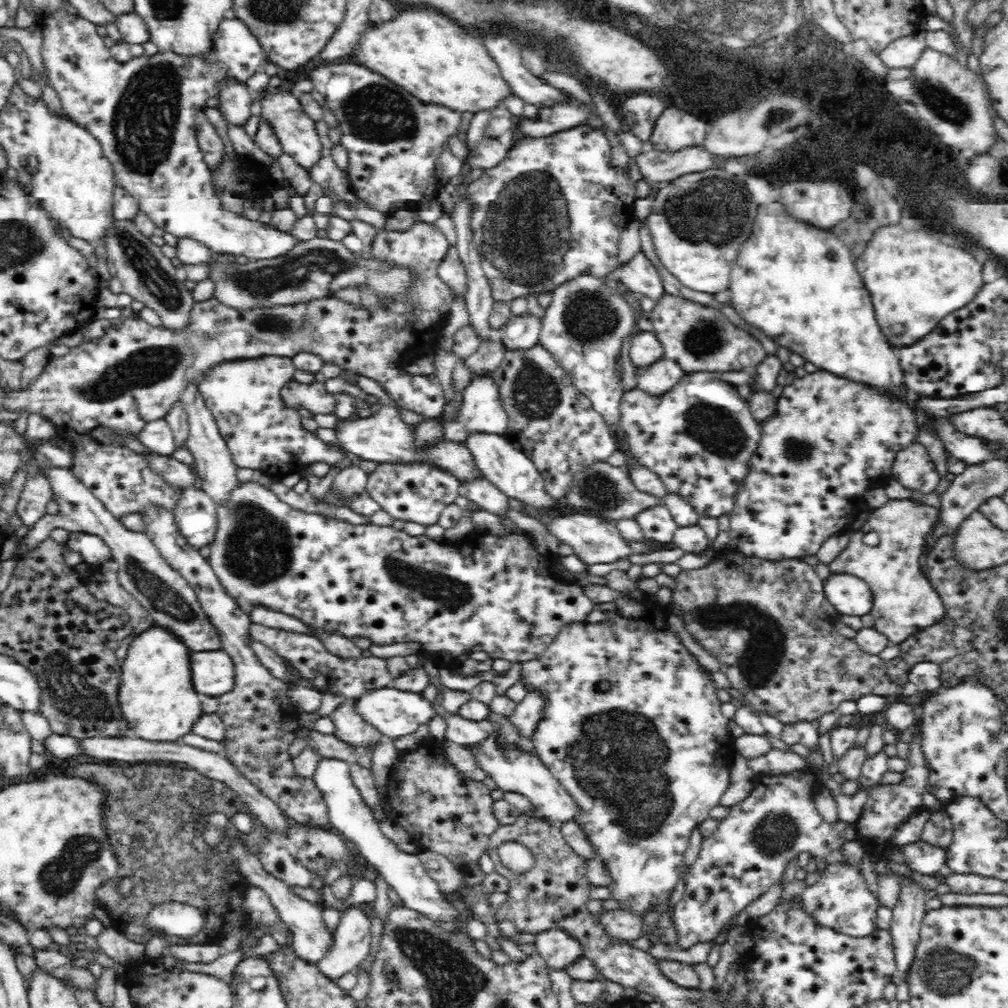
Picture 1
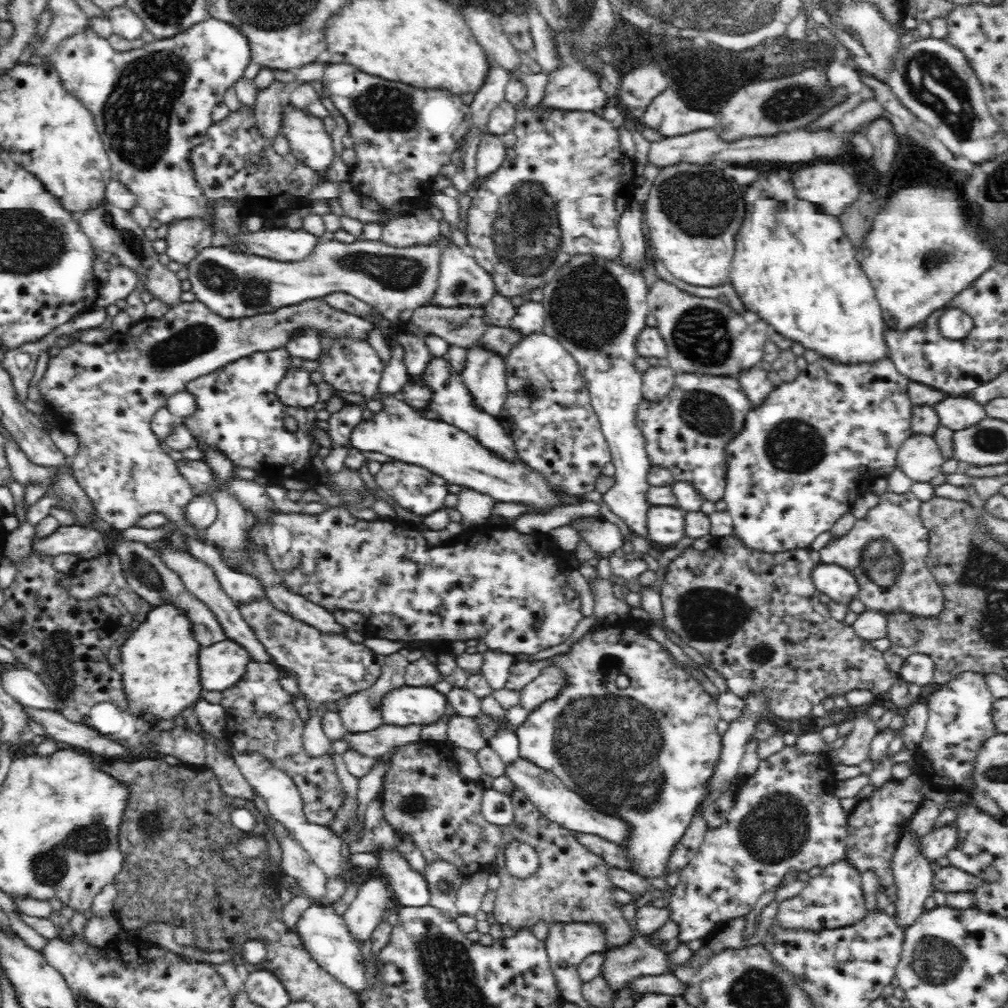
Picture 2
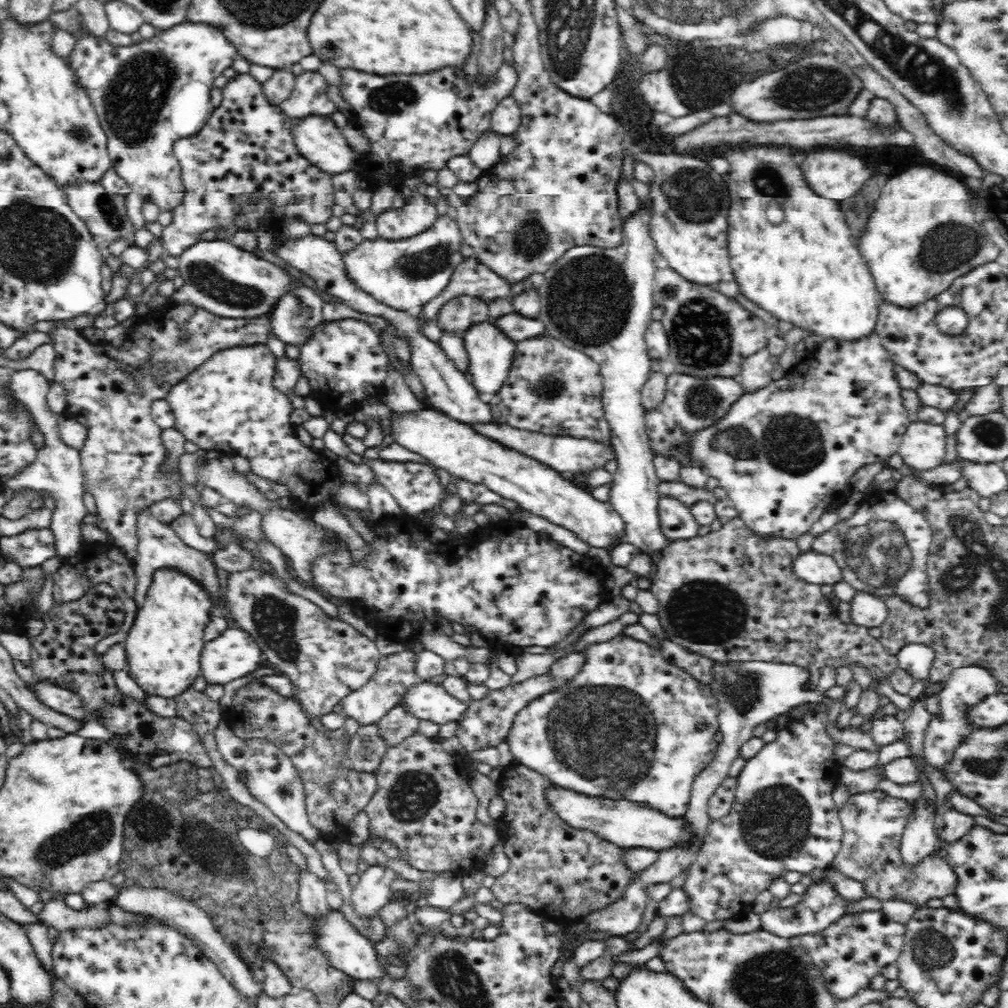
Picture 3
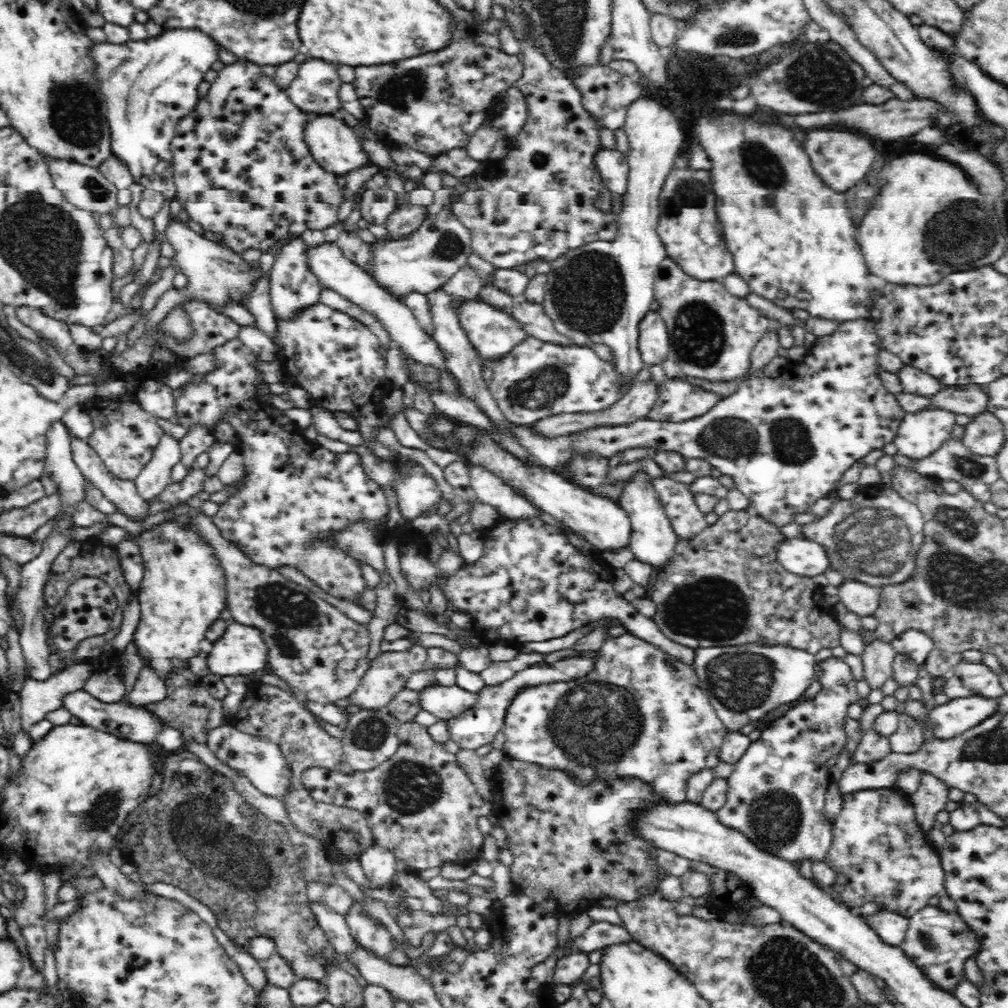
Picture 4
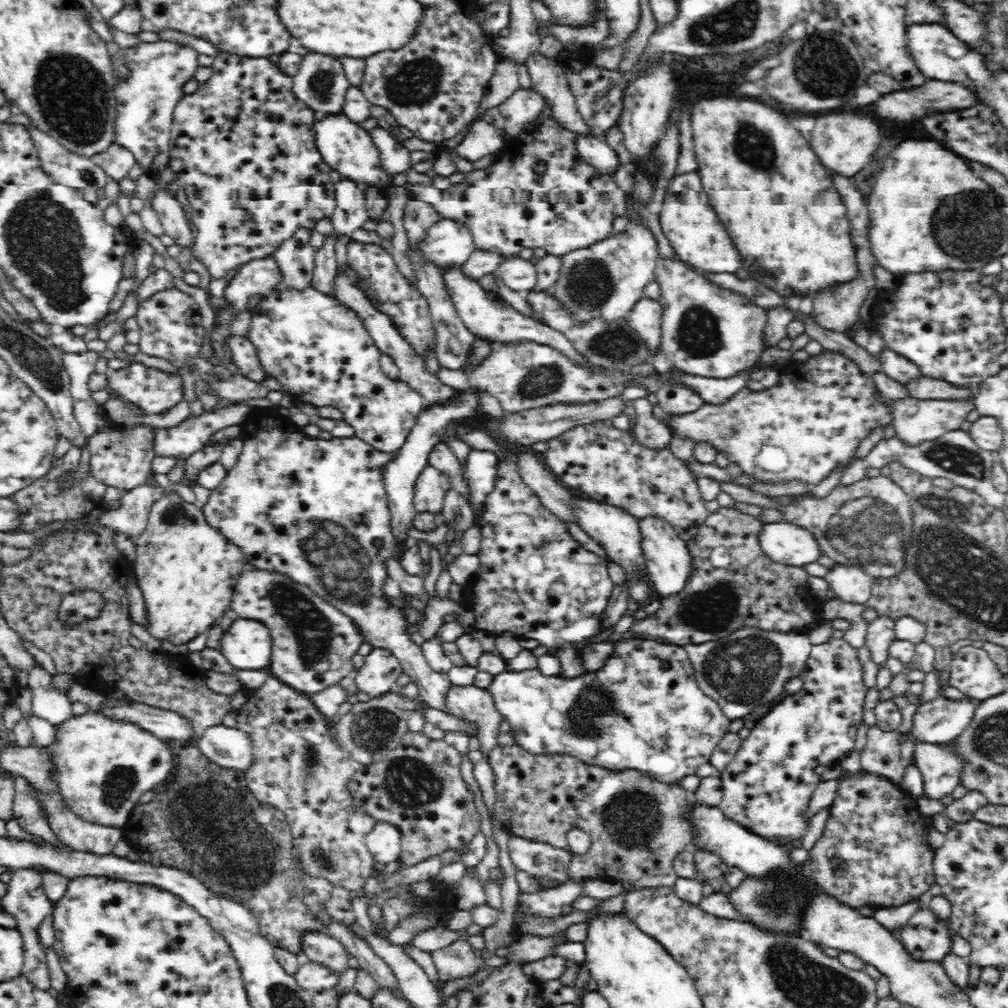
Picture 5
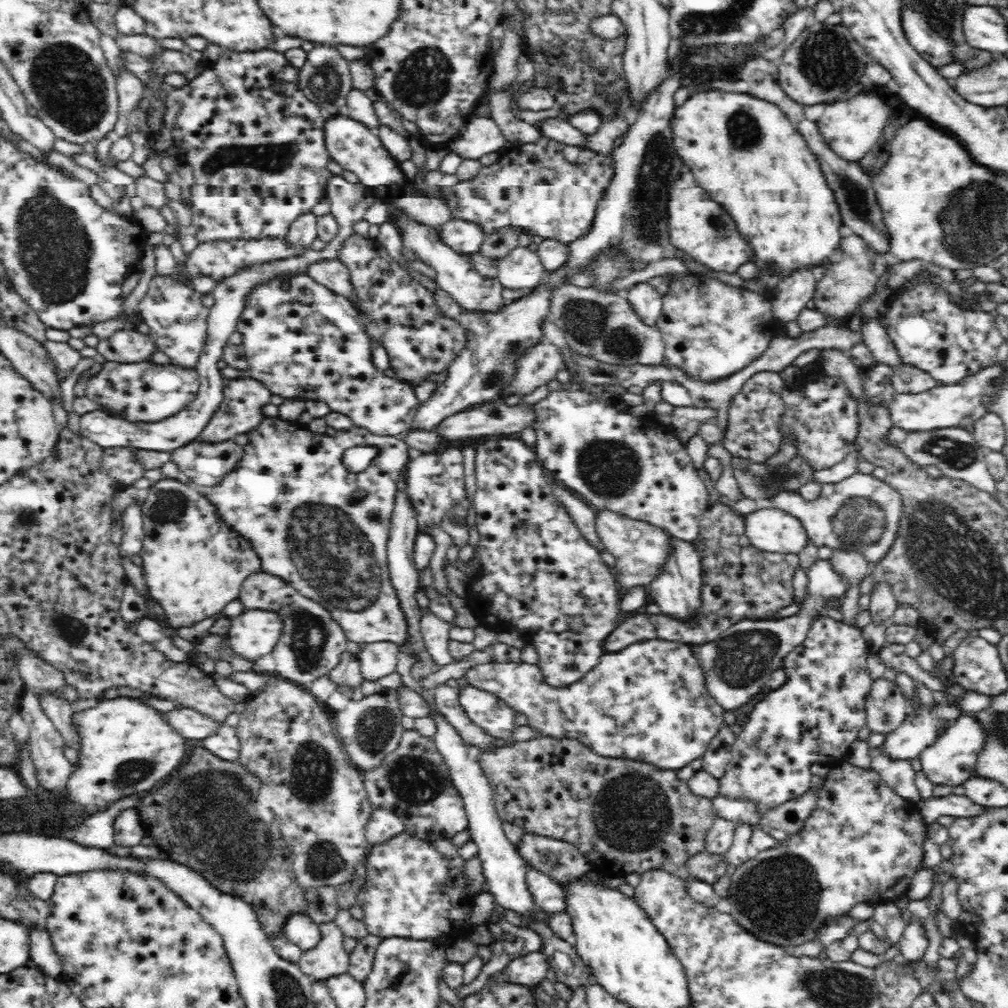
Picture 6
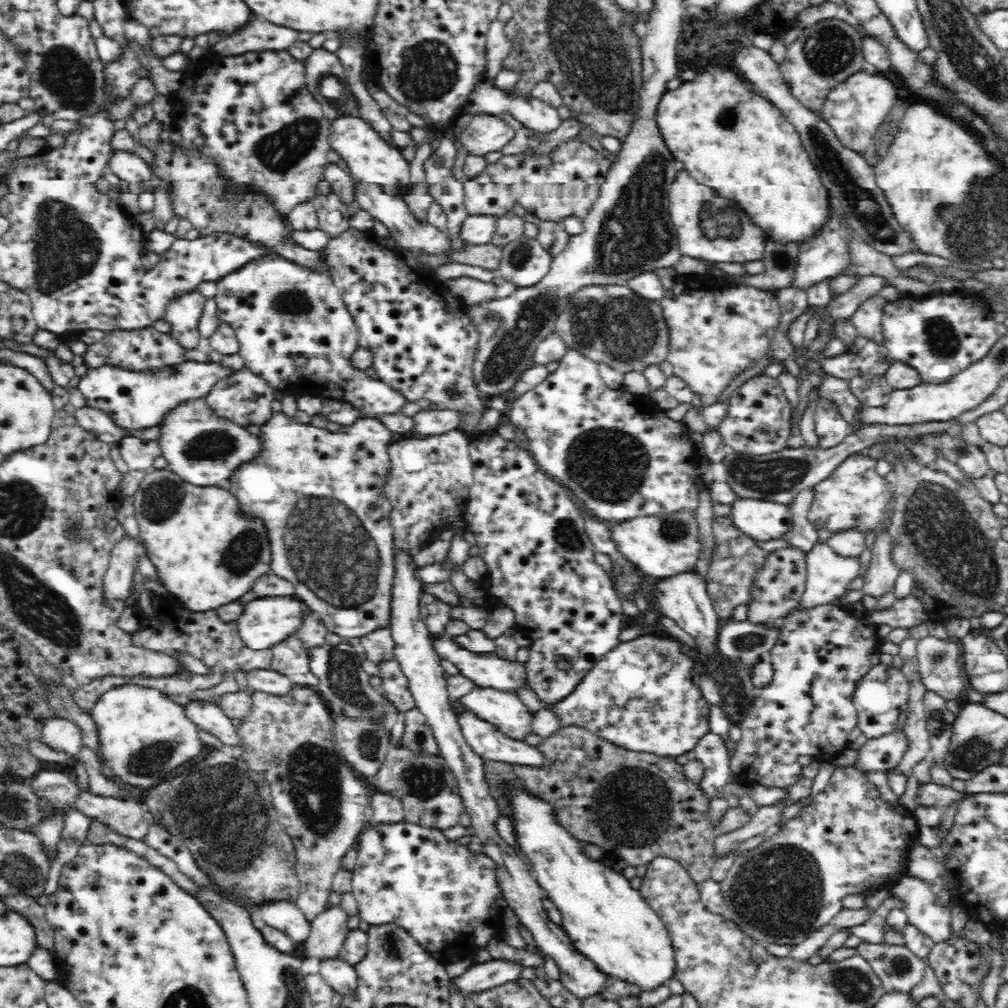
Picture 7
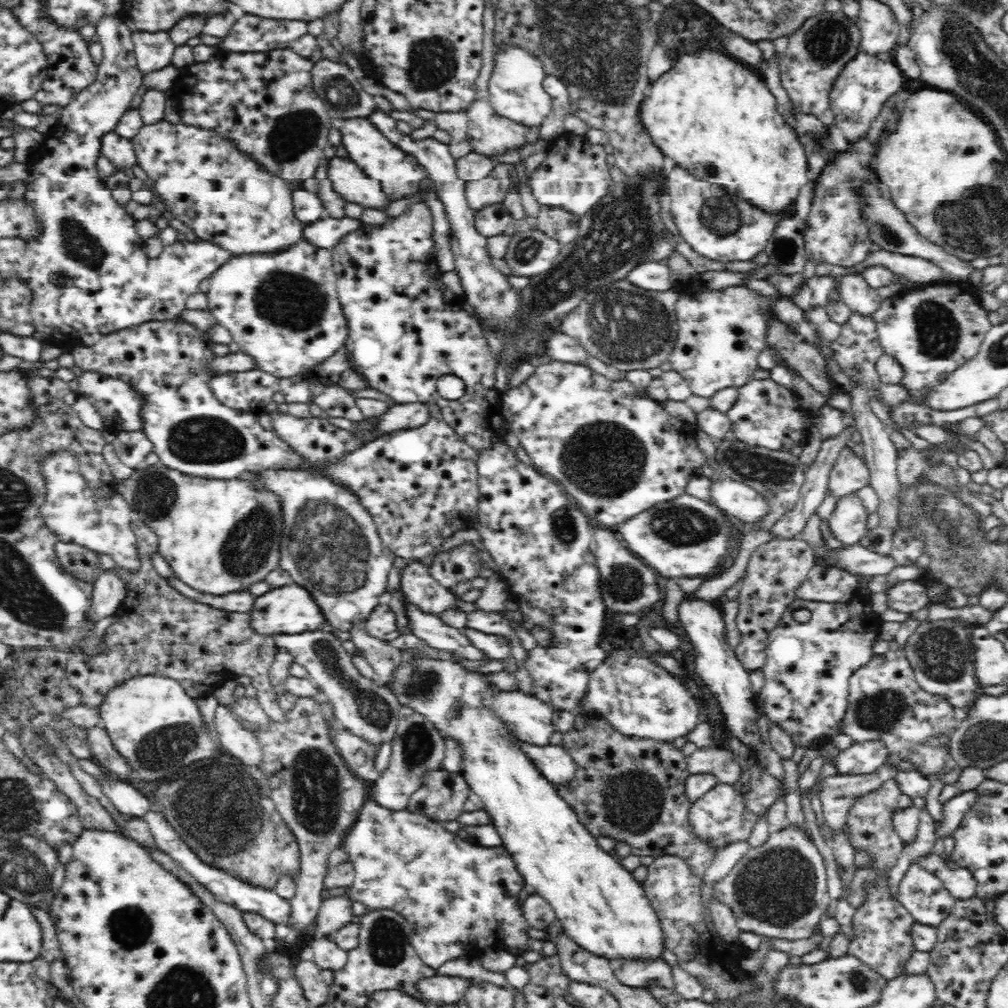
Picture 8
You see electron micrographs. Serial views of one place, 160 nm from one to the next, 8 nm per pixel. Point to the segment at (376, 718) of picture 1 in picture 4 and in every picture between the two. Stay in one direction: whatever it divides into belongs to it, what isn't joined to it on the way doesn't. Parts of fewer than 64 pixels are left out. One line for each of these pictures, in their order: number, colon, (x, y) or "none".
2: (412, 704)
3: (429, 702)
4: (446, 702)

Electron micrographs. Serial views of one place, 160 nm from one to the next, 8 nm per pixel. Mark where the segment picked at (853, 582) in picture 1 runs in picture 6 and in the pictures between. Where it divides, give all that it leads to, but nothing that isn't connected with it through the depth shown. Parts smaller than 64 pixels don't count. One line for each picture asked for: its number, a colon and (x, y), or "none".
2: (835, 583)
3: (814, 567)
4: (804, 557)
5: (784, 542)
6: (771, 529)

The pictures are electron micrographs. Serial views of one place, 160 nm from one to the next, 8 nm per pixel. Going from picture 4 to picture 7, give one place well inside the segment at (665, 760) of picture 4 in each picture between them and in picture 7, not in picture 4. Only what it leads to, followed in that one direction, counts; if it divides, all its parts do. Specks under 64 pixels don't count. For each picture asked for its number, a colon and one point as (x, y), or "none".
5: (632, 713)
6: (649, 701)
7: (641, 695)

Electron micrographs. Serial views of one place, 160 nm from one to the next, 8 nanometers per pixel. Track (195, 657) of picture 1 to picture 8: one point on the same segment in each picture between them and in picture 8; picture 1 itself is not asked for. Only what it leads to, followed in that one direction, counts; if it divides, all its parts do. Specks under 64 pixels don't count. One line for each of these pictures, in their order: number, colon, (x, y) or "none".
2: (222, 664)
3: (234, 654)
4: (241, 650)
5: (247, 643)
6: (256, 632)
7: (267, 621)
8: (290, 608)

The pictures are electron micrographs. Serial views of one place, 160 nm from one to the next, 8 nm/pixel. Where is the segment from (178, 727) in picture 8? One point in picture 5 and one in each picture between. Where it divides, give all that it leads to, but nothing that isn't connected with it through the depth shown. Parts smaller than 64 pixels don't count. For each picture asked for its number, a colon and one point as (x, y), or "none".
5: (103, 765)
6: (128, 746)
7: (144, 733)

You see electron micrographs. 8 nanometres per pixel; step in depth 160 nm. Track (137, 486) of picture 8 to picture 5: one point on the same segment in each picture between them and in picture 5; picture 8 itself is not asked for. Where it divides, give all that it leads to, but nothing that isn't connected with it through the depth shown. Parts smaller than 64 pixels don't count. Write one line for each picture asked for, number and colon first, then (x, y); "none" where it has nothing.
5: (187, 570)
6: (194, 563)
7: (209, 551)

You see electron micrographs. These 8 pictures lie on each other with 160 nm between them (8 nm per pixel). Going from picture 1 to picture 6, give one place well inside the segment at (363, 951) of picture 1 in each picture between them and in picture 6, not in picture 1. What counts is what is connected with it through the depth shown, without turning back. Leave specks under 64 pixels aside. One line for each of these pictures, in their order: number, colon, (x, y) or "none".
2: (367, 910)
3: (372, 892)
4: (378, 862)
5: (384, 839)
6: (384, 823)

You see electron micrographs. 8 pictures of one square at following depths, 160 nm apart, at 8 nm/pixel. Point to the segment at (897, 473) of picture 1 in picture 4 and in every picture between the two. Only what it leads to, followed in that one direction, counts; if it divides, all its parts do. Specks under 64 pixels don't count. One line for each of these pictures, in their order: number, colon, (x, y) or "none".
2: (920, 457)
3: (923, 443)
4: (921, 432)

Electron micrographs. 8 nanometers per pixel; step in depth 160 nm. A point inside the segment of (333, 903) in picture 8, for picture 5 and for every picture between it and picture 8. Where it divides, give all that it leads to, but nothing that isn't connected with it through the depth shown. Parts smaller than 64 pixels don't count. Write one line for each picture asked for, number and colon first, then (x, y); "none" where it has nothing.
5: (315, 976)
6: (327, 957)
7: (327, 931)

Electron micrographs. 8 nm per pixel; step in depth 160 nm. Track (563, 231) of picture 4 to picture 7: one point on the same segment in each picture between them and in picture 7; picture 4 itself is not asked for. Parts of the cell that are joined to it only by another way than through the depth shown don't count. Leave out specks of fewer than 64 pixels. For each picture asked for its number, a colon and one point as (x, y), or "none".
5: (508, 207)
6: (556, 195)
7: (567, 182)

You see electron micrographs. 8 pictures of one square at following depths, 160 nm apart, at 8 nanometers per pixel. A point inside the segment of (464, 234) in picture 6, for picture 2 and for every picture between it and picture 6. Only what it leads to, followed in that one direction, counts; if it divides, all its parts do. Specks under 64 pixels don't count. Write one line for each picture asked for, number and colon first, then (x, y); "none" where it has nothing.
2: (395, 280)
3: (406, 274)
4: (425, 259)
5: (449, 242)

